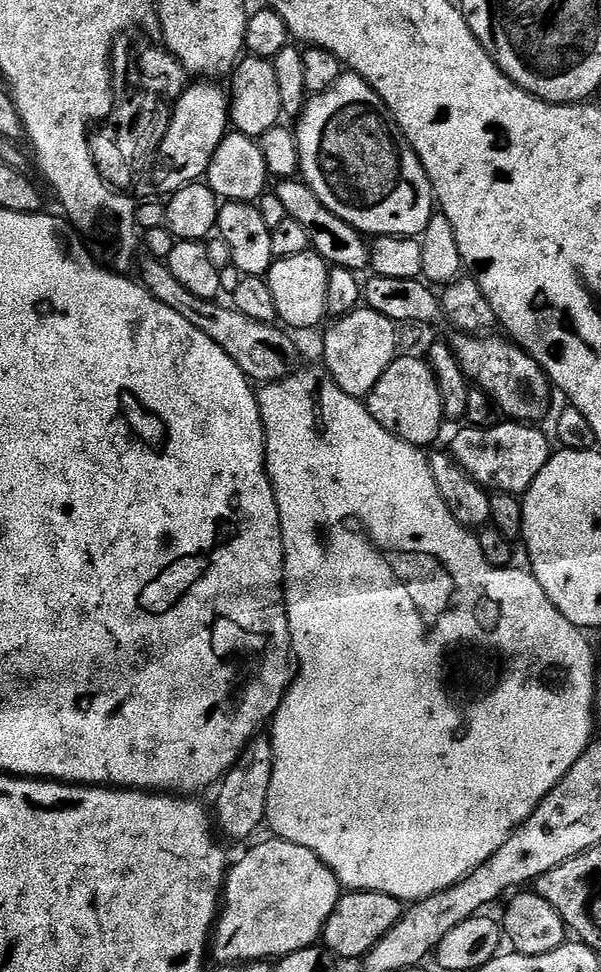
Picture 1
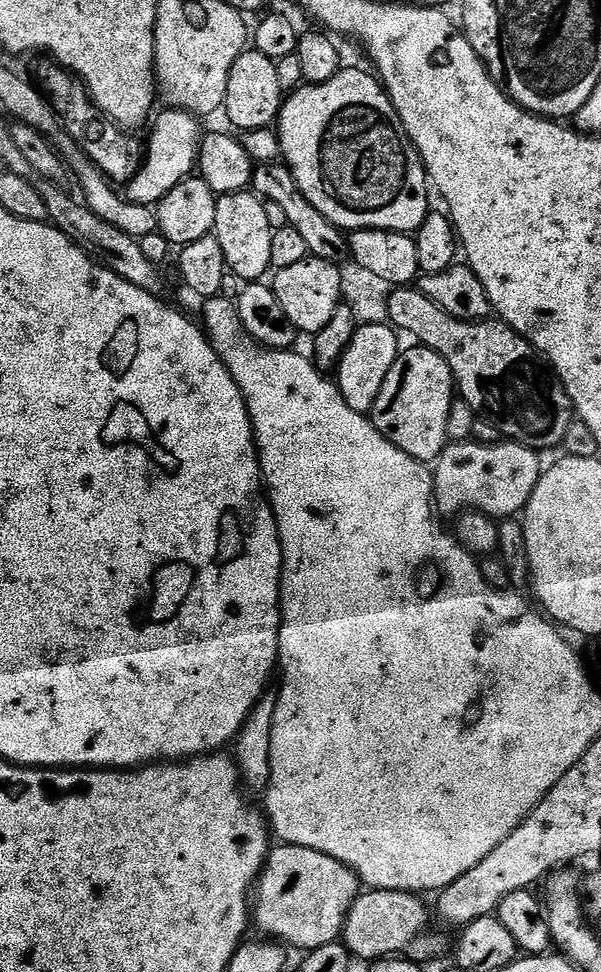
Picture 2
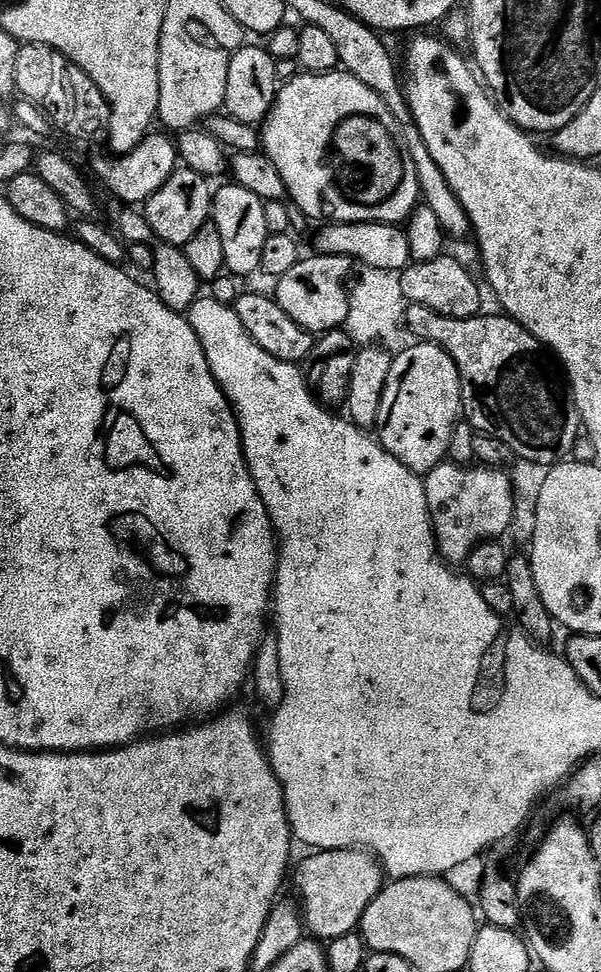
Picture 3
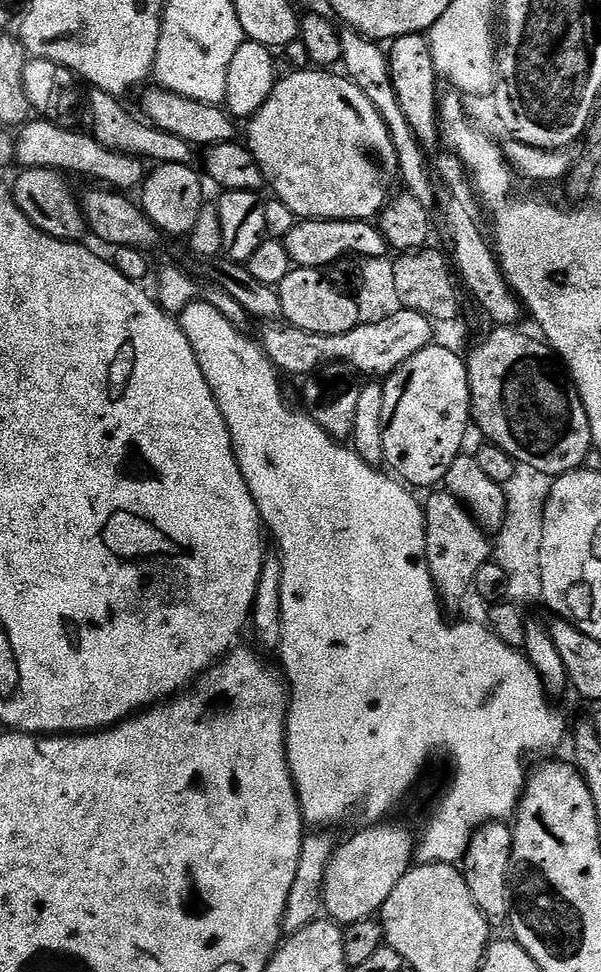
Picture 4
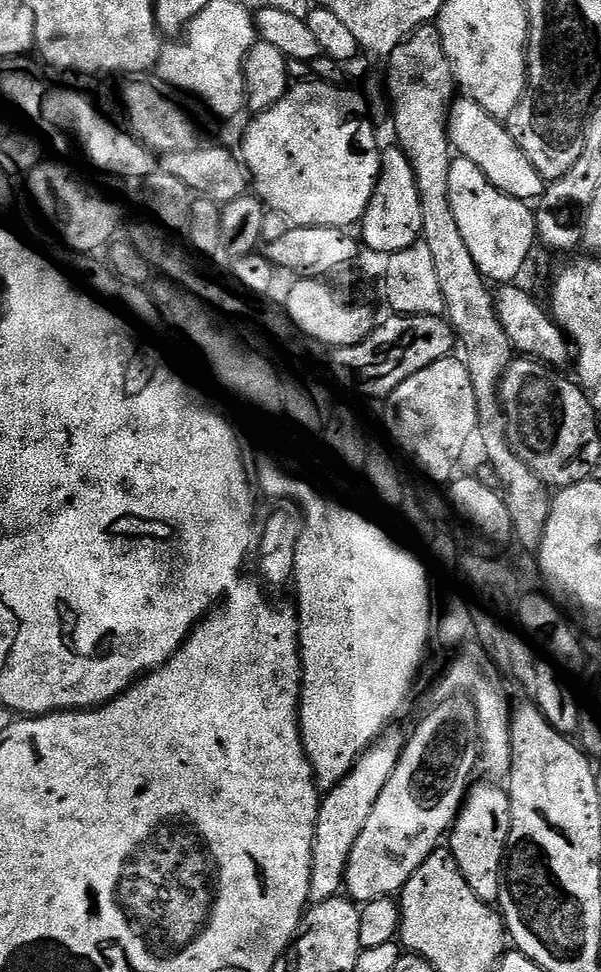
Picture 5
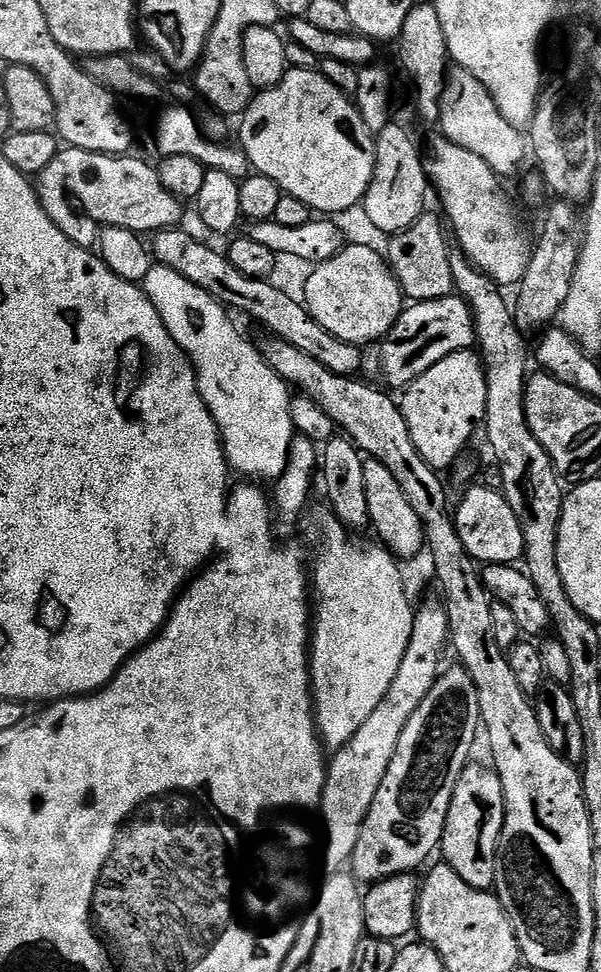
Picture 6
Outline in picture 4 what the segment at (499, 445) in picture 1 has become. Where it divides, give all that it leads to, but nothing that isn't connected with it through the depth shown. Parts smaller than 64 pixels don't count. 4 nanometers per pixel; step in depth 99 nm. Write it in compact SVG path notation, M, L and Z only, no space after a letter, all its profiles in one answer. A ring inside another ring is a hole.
M436 490L429 496L432 497L428 501L425 499L422 504L426 562L441 601L449 609L456 608L467 598L468 592L470 596L473 591L478 570L482 570L482 566L493 559L493 541L457 496L447 490Z

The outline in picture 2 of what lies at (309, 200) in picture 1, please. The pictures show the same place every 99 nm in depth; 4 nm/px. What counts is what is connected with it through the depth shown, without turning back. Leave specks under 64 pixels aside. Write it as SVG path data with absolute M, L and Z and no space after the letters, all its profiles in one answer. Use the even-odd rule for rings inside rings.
M283 162L261 163L253 171L250 188L257 196L267 201L275 211L277 208L288 219L285 221L290 227L298 230L298 234L302 234L302 239L308 243L309 253L313 257L324 259L337 266L344 264L349 259L348 236L337 224L330 222L330 218L318 214L318 210L314 210L314 206L310 206L310 202L304 197L302 190L298 190L298 182L294 182L292 169L287 164Z

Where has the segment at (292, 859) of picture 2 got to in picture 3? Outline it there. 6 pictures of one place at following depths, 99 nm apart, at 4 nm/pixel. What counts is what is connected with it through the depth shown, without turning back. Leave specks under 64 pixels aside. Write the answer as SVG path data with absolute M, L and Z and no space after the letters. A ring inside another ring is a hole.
M343 848L333 852L316 850L308 854L296 872L296 884L300 887L298 900L307 931L320 942L330 942L342 938L342 934L357 931L366 906L374 902L385 883L386 873L371 852Z

